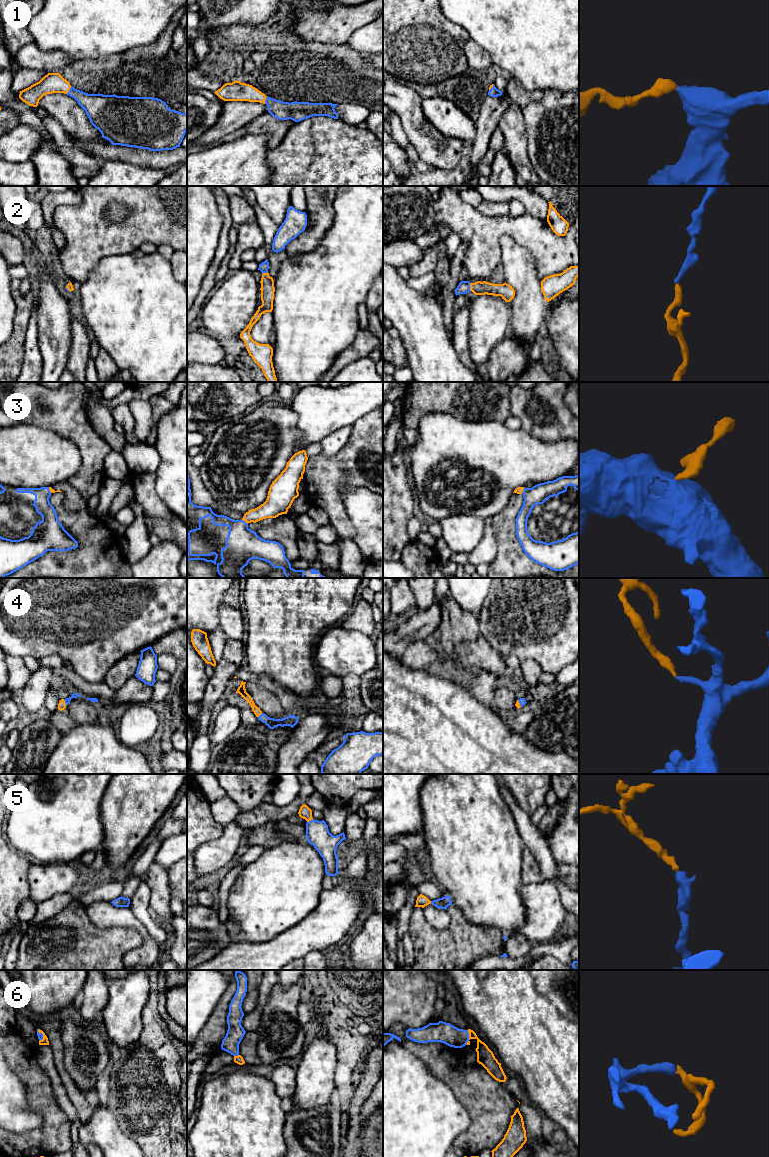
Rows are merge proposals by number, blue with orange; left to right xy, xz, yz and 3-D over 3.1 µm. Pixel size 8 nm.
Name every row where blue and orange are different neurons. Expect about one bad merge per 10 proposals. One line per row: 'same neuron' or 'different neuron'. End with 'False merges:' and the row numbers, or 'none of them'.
1: same neuron
2: same neuron
3: same neuron
4: same neuron
5: same neuron
6: same neuron
False merges: none of them

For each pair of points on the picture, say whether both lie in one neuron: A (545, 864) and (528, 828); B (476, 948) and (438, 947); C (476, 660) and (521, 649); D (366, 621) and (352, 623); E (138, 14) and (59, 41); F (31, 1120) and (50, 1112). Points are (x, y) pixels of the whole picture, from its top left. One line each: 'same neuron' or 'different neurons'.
A: same neuron
B: same neuron
C: different neurons
D: same neuron
E: same neuron
F: different neurons

